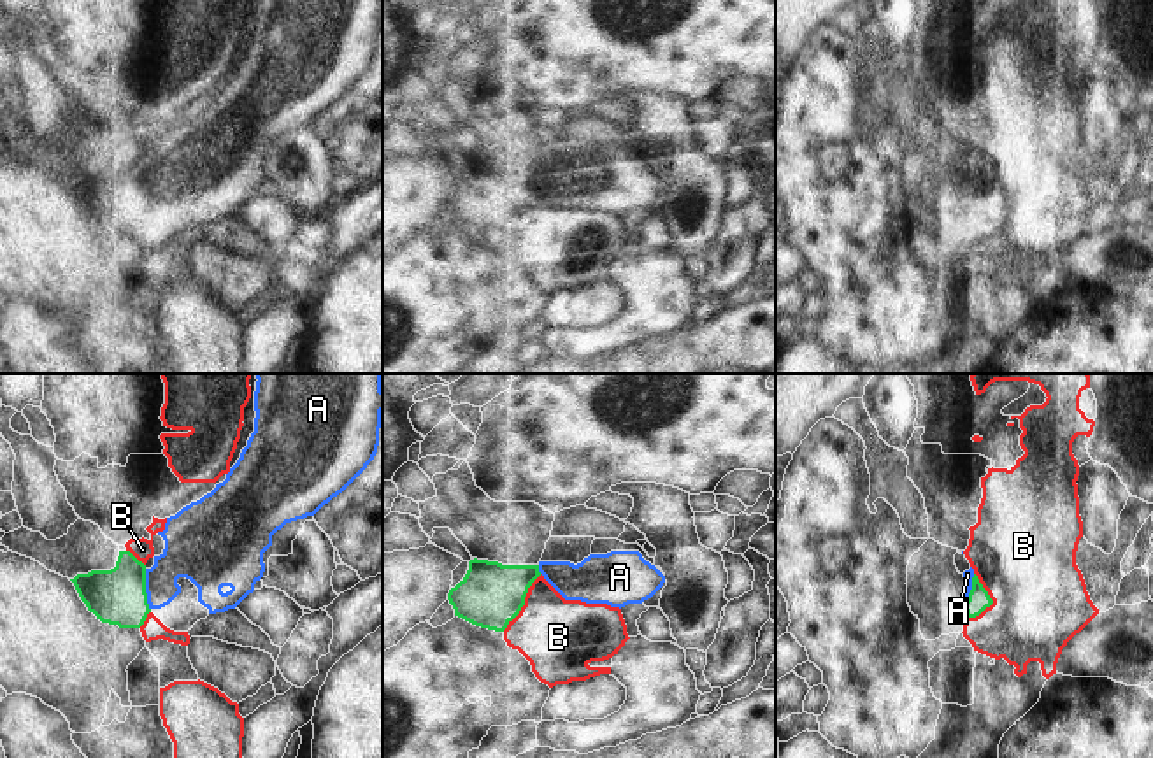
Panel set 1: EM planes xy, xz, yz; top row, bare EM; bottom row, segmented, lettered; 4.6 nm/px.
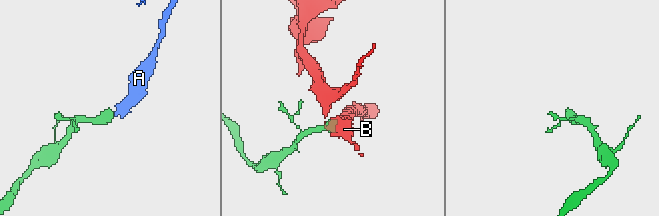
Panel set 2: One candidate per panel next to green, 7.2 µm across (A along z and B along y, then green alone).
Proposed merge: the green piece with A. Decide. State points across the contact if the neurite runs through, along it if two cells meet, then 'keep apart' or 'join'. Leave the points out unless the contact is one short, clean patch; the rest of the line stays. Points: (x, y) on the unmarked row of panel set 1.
across xy (118, 204), (130, 197), (144, 197), (186, 162) | join

